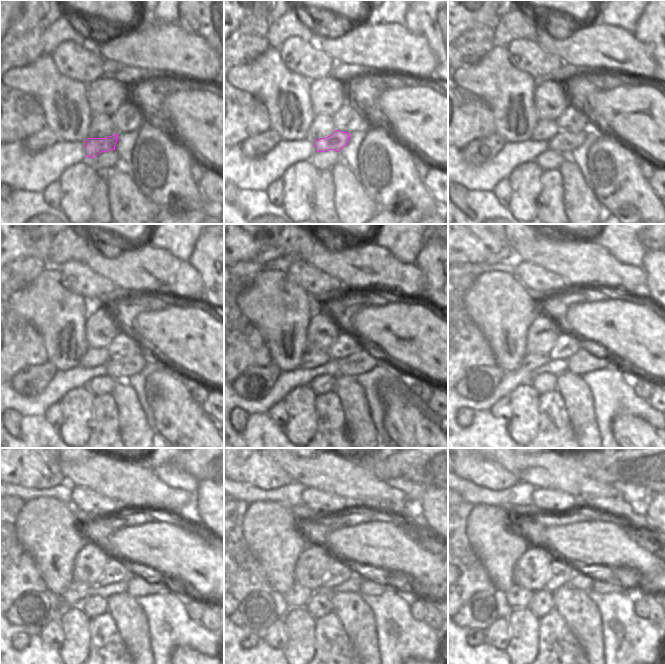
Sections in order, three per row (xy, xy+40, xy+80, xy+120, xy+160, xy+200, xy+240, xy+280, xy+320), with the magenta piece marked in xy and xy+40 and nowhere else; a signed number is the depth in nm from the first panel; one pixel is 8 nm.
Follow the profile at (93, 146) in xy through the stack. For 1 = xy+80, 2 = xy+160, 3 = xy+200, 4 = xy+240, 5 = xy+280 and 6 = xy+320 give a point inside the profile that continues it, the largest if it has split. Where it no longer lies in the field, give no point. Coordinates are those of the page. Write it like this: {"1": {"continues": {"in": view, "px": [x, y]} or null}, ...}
{"1": {"continues": {"in": "xy+80", "px": [564, 142]}}, "2": {"continues": {"in": "xy+160", "px": [360, 362]}}, "3": {"continues": {"in": "xy+200", "px": [582, 362]}}, "4": {"continues": {"in": "xy+240", "px": [136, 586]}}, "5": {"continues": {"in": "xy+280", "px": [367, 587]}}, "6": {"continues": {"in": "xy+320", "px": [598, 586]}}}

